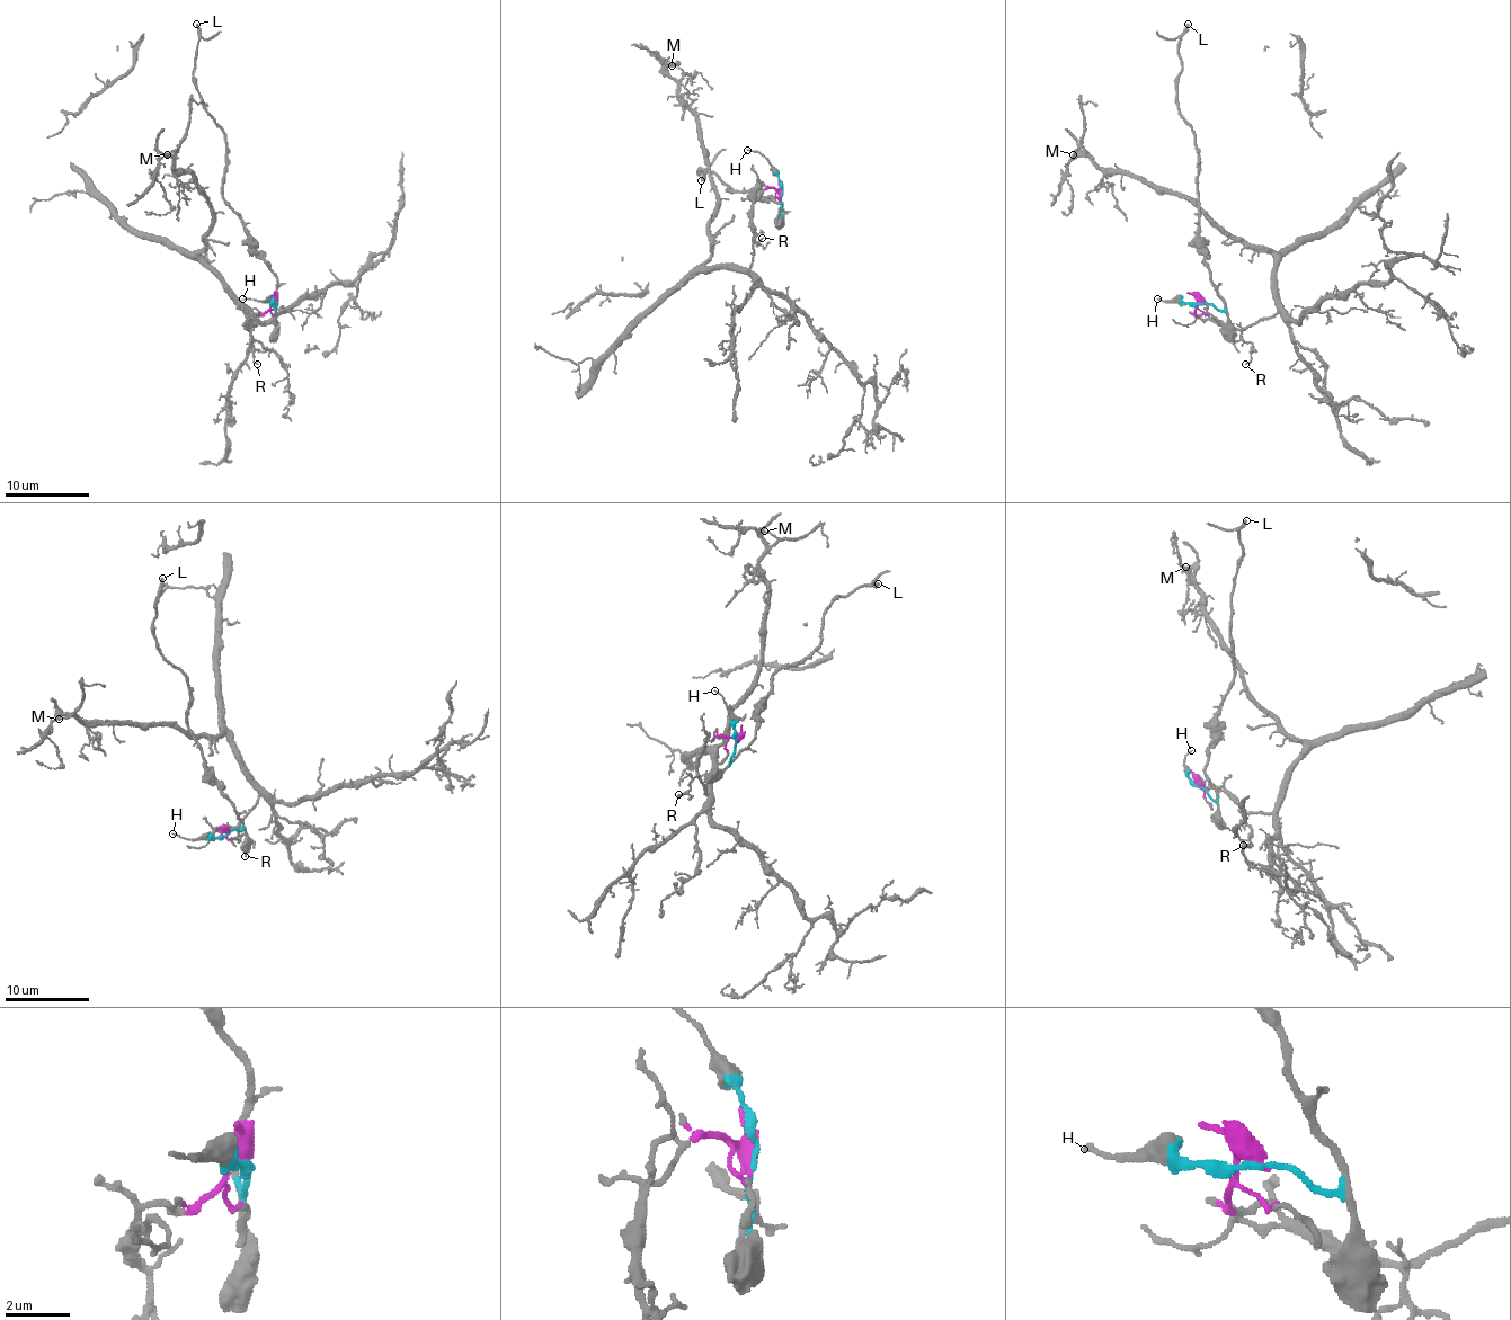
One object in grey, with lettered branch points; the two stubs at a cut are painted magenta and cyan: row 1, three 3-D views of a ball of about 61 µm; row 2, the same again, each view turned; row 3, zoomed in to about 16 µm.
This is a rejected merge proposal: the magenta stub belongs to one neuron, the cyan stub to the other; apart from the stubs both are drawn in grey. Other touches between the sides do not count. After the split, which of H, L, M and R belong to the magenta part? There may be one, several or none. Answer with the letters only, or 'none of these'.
M, R

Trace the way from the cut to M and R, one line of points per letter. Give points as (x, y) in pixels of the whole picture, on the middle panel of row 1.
M: (781, 196), (769, 187), (754, 202), (747, 270), (704, 264), (718, 192), (670, 64)
R: (781, 196), (776, 189), (769, 187), (754, 202), (752, 230), (757, 244), (762, 238)

